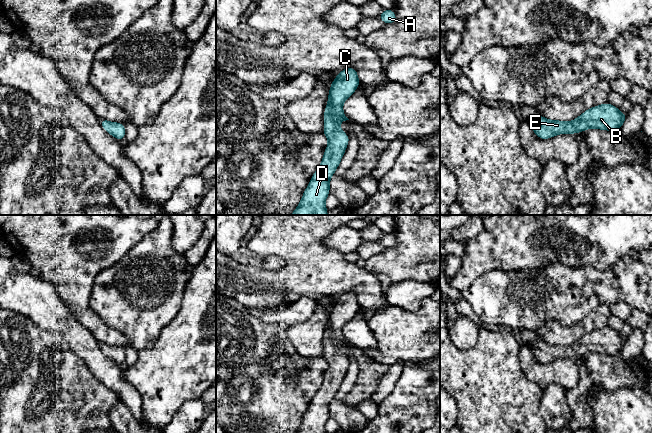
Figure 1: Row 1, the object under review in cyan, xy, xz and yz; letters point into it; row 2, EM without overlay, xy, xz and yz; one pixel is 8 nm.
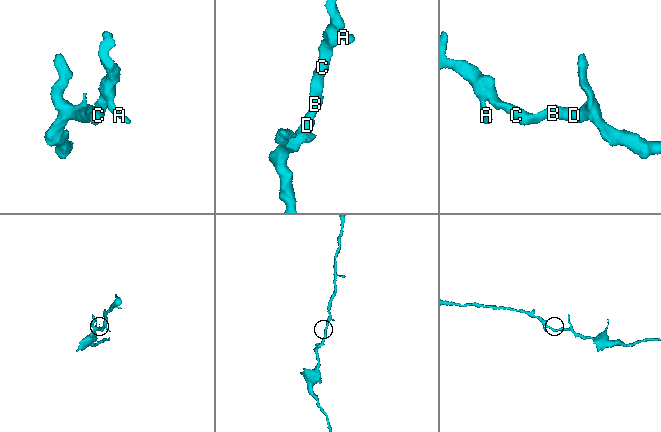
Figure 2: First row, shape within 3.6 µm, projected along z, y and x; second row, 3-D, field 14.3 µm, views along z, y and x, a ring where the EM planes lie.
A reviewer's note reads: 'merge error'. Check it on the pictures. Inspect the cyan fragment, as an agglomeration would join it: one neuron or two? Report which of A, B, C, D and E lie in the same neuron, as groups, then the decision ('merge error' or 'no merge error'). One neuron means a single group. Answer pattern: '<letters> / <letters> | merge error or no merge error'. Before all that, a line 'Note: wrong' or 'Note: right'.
Note: wrong
A B C D E | no merge error

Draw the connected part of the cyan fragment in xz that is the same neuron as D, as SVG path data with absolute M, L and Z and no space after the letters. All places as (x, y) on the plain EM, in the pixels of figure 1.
M352 290L341 294L331 307L322 356L328 363L328 369L295 433L327 433L325 425L330 418L330 403L335 399L350 364L349 359L339 350L340 346L349 344L344 338L343 327L360 308L358 296Z

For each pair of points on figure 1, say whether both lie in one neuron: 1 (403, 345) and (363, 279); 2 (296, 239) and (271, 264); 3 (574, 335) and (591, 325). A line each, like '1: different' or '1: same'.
1: different
2: different
3: same

